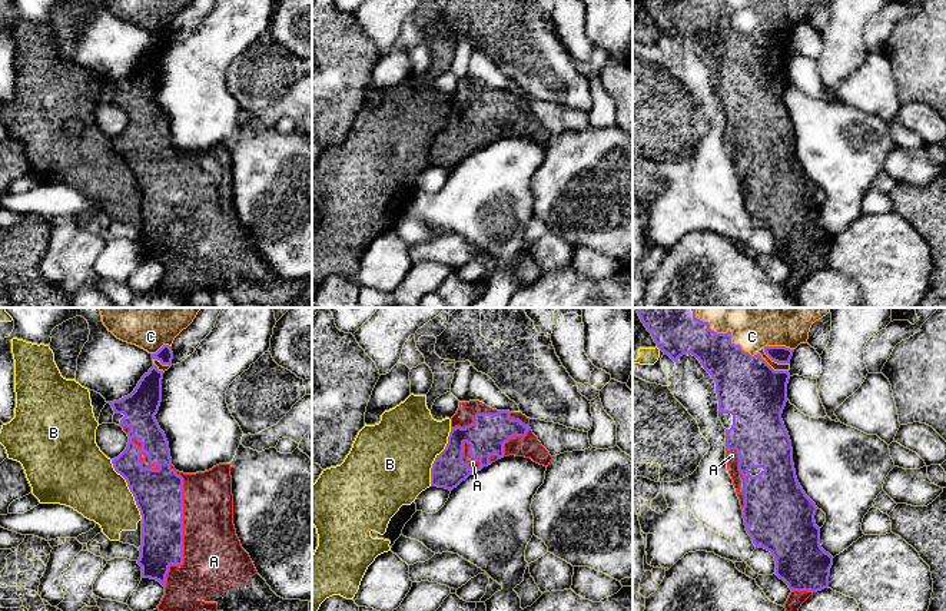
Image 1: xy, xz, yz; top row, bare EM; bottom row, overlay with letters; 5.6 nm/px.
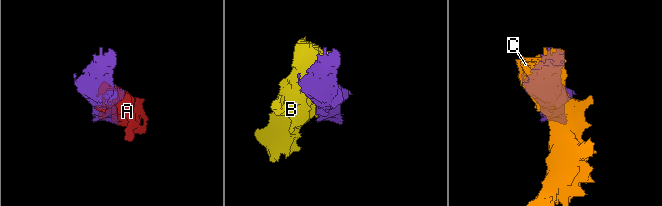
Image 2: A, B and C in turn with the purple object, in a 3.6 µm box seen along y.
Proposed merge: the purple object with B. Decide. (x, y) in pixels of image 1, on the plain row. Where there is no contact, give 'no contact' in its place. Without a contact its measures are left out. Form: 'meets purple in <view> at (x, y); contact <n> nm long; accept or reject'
meets purple in xy at (129, 168); contact 380 nm long; reject

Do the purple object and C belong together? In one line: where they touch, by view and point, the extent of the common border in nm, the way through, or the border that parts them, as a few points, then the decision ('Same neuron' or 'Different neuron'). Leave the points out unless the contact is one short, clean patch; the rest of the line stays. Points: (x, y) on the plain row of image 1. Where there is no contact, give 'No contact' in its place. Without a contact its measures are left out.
Touches purple at yz (740, 26). Shared border 550 nm. Same neuron

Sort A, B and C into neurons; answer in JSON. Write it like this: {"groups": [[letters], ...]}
{"groups": [["A", "C"], ["B"]]}

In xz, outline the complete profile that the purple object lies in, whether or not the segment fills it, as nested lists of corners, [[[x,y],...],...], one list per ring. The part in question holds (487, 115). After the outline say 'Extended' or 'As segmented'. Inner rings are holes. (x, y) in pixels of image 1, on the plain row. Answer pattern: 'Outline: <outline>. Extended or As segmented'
Outline: [[[479,80],[459,82],[451,97],[451,112],[445,129],[437,135],[431,147],[431,165],[452,170],[469,155],[504,136],[525,136],[548,146],[552,136],[530,107],[530,97],[521,92],[497,90]]]. Extended

